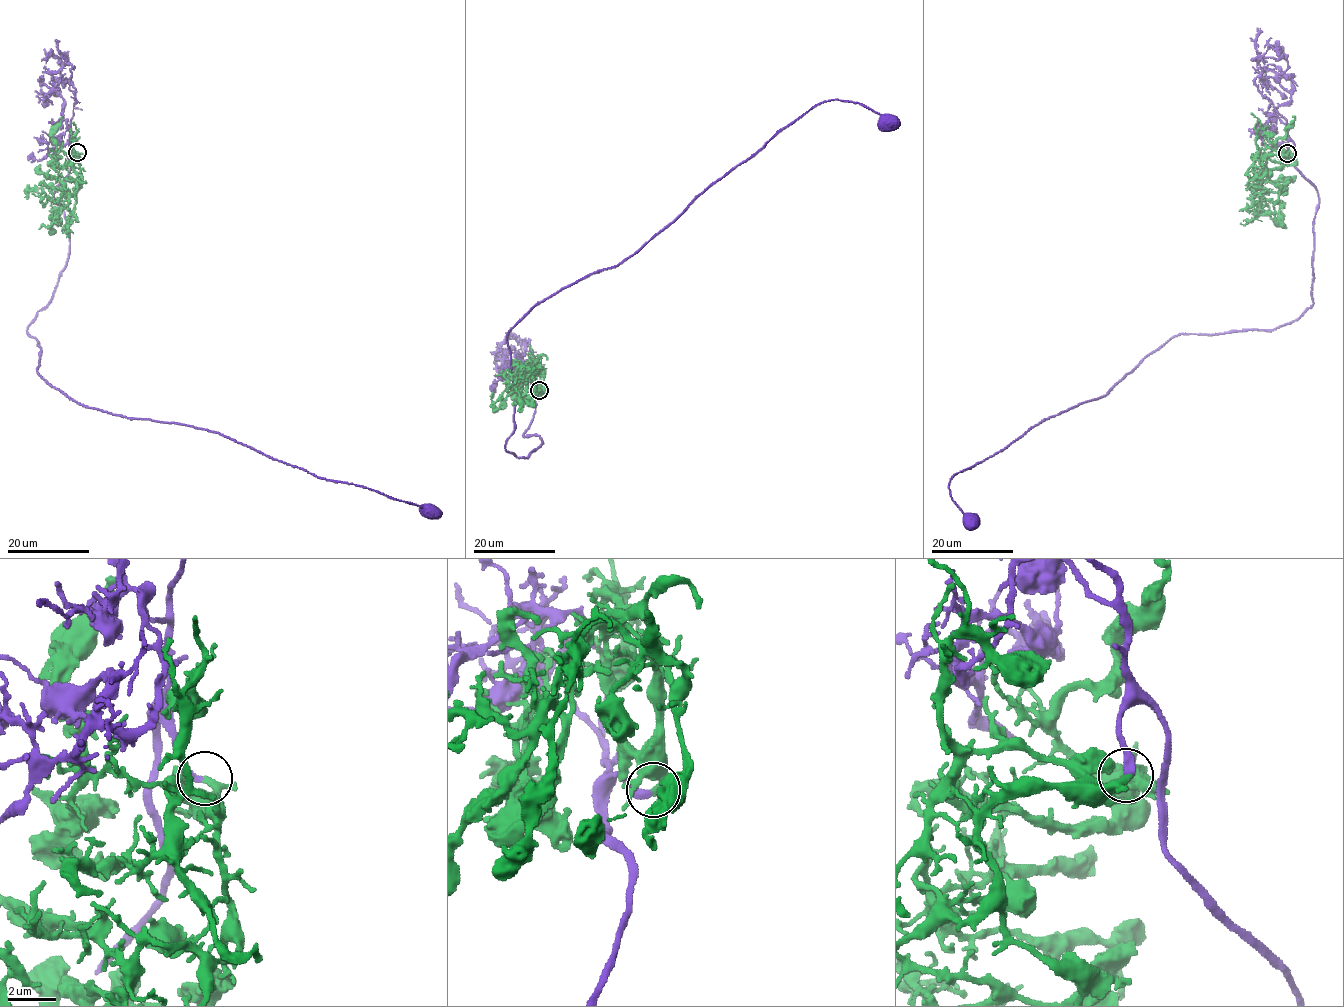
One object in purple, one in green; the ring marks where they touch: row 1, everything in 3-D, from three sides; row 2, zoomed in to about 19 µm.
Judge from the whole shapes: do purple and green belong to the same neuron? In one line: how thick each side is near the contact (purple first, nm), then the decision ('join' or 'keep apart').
calibres 260 and 240 nm; join

